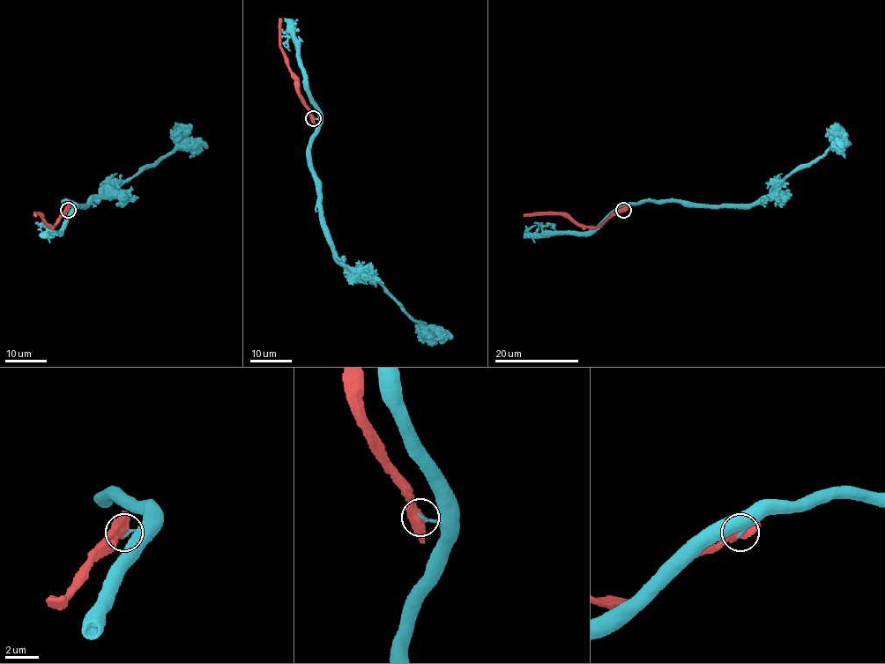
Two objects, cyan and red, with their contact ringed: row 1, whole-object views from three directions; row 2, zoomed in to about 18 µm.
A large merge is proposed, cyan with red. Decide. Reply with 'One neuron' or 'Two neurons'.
Two neurons

